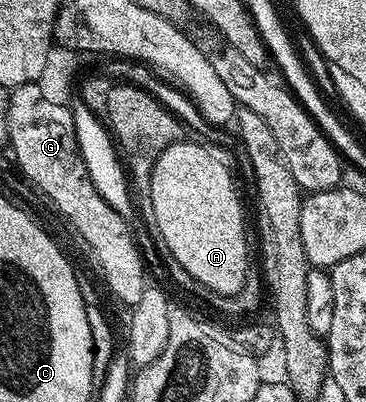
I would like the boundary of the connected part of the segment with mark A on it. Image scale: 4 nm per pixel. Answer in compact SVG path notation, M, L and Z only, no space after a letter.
M185 139L176 141L154 163L152 182L150 183L150 199L154 207L155 232L160 232L160 241L190 271L197 286L208 288L209 294L221 293L230 296L243 286L246 279L247 267L250 262L250 252L247 249L244 226L244 209L240 206L240 197L236 194L236 185L228 174L228 169L215 157L211 148L197 143L195 140Z

